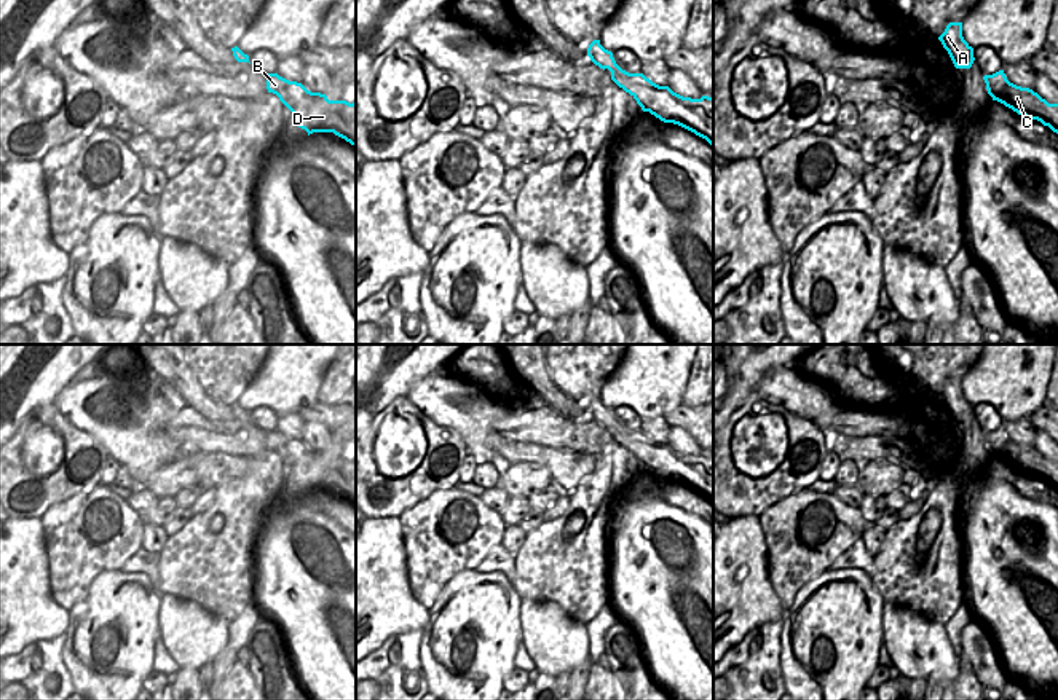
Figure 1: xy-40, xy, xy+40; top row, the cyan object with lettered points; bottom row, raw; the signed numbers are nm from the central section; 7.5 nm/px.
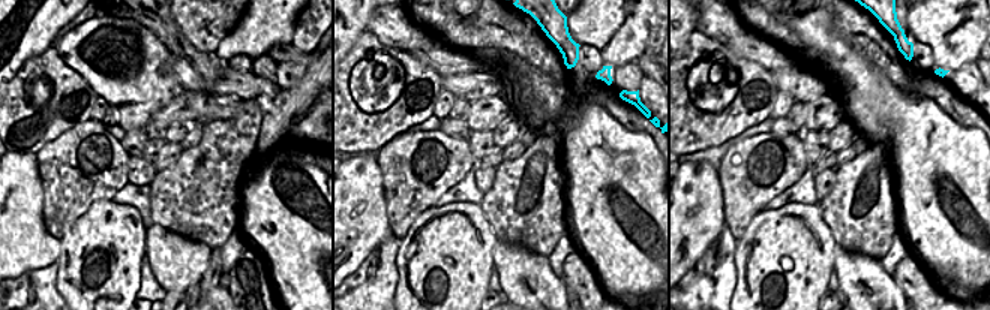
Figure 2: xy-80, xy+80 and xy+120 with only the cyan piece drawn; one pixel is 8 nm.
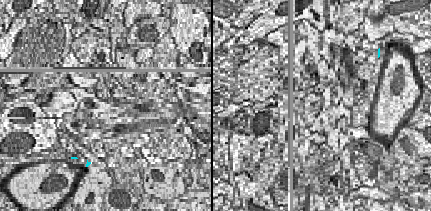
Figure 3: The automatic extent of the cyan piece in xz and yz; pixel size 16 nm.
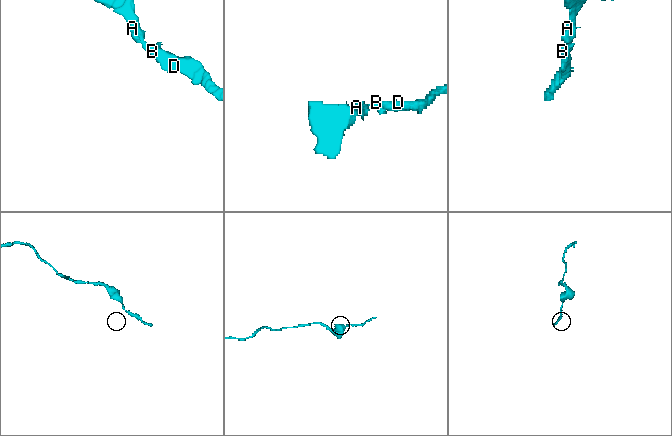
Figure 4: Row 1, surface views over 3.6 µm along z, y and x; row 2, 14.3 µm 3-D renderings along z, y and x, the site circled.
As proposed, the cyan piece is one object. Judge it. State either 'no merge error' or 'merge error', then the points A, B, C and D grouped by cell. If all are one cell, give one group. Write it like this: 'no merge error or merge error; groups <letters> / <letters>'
no merge error; groups A B C D

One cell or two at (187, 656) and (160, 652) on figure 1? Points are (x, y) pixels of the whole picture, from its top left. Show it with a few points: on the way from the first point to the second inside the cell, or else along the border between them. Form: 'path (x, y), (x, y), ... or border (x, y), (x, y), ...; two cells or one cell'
border (160, 635), (166, 652), (179, 668); two cells

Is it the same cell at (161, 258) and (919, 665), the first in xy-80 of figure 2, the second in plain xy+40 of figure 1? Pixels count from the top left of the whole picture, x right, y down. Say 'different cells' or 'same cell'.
same cell

